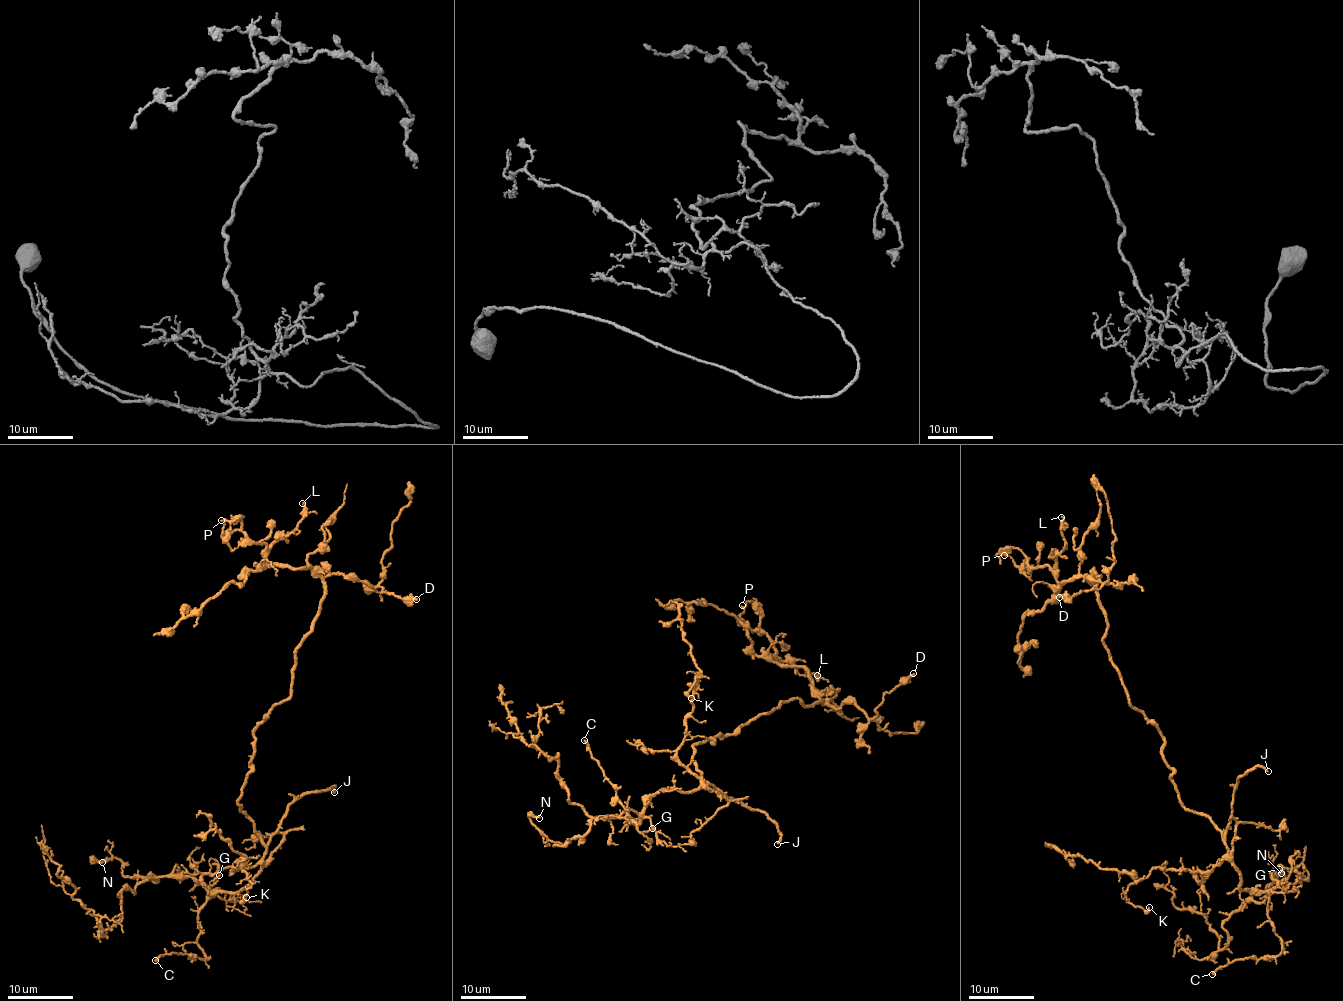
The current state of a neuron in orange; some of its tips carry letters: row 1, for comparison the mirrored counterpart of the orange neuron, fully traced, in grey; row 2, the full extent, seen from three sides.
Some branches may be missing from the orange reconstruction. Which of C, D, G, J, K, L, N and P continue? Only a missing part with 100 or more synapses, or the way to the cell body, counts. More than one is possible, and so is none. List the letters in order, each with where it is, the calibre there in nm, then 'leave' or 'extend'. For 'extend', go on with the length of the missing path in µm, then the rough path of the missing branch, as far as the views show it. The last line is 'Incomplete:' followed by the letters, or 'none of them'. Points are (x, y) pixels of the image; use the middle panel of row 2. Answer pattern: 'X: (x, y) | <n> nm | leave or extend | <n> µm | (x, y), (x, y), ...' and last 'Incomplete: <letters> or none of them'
C: (584, 740) | 200 nm | leave
D: (913, 673) | 240 nm | leave
G: (652, 828) | 90 nm | leave
J: (777, 844) | 240 nm | extend | 100 µm | (777, 844), (807, 858), (863, 861), (875, 873), (875, 894), (841, 926), (806, 935), (586, 914), (500, 896)
K: (691, 698) | 200 nm | leave
L: (817, 675) | 140 nm | leave
N: (539, 818) | 180 nm | leave
P: (742, 605) | 90 nm | leave
Incomplete: J

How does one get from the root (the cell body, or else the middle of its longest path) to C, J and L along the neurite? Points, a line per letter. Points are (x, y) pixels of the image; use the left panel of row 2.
C: (240, 799), (266, 849), (263, 864), (199, 910), (197, 943), (206, 959), (173, 952), (155, 960)
J: (240, 799), (240, 809), (266, 844), (294, 802), (333, 786), (334, 792)
L: (240, 799), (253, 732), (289, 696), (295, 649), (324, 590), (309, 566), (266, 562), (302, 517), (302, 503)

